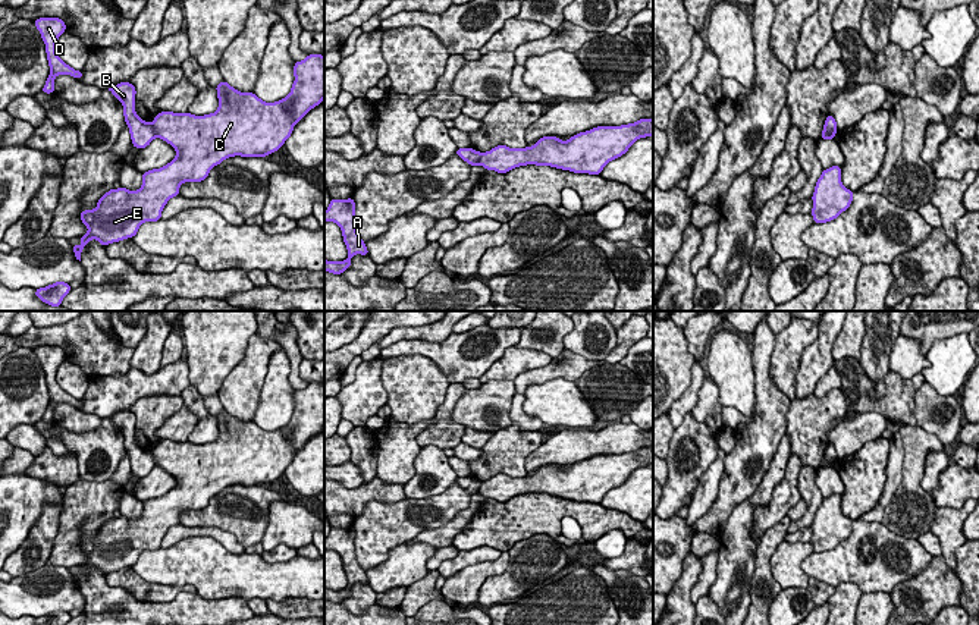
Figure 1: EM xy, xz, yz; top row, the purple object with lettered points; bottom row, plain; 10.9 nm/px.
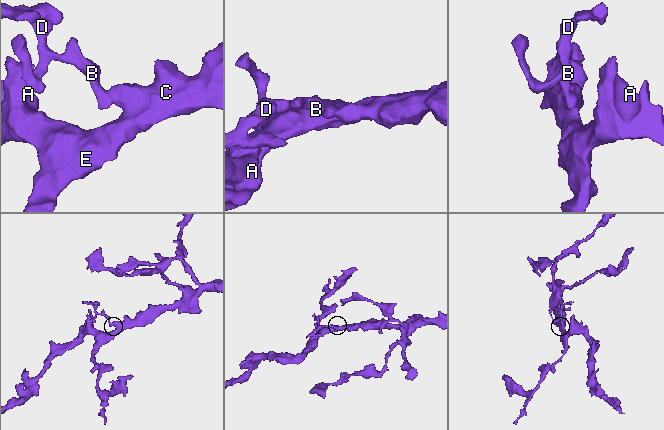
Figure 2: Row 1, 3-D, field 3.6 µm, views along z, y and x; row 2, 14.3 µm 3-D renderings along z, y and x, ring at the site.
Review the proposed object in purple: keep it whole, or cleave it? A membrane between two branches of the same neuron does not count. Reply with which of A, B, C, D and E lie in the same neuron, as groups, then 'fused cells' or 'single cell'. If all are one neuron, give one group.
A C E / B D; fused cells

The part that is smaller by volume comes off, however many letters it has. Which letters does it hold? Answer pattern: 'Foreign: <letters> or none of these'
Foreign: B, D

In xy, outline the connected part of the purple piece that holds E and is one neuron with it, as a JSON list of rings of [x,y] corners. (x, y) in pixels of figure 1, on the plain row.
[[[308,383],[304,389],[295,390],[294,405],[291,421],[274,431],[266,431],[254,421],[241,421],[222,409],[216,415],[219,436],[214,442],[195,445],[189,440],[160,440],[151,452],[154,465],[170,472],[176,478],[176,486],[160,497],[142,502],[142,515],[138,519],[113,516],[98,528],[94,538],[81,540],[81,549],[88,560],[81,565],[79,575],[72,574],[75,587],[81,590],[81,581],[91,568],[106,575],[134,566],[145,550],[159,550],[167,530],[179,524],[182,512],[204,509],[223,489],[235,484],[266,486],[283,475],[294,455],[324,428],[324,384]]]

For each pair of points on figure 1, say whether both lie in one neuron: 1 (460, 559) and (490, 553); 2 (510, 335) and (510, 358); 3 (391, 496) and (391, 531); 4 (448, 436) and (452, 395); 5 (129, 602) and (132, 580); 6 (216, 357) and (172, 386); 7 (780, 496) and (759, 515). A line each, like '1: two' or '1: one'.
1: one
2: two
3: two
4: one
5: two
6: two
7: one

